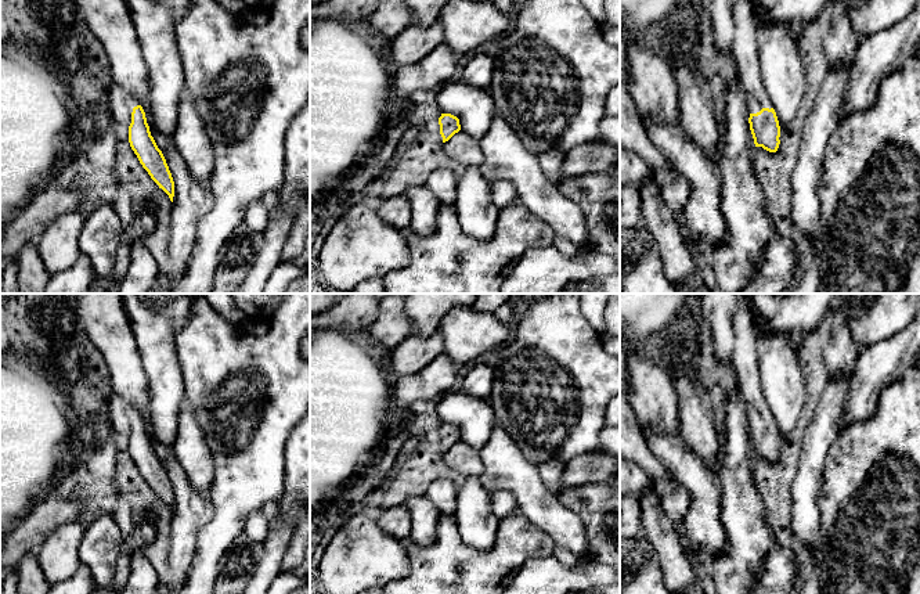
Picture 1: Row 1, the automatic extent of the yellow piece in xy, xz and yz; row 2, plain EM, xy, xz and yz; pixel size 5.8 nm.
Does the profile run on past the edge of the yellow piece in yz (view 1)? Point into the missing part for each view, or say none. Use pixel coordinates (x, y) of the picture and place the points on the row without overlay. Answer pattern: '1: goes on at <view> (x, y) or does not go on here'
1: goes on at yz (744, 360)

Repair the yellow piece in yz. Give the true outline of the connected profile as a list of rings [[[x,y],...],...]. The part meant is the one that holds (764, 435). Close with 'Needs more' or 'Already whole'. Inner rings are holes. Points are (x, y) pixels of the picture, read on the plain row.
[[[737,294],[733,321],[733,352],[730,368],[737,381],[750,421],[750,440],[755,457],[776,462],[780,454],[780,436],[772,413],[764,399],[757,354],[757,331],[744,294]]]. Needs more

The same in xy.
[[[120,403],[129,418],[131,433],[129,436],[129,453],[142,478],[151,489],[162,498],[173,512],[174,492],[162,461],[151,446],[145,422],[140,413],[125,403]]]. Needs more

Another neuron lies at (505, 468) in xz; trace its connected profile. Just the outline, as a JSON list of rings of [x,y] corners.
[[[495,425],[480,449],[480,457],[484,469],[479,480],[488,492],[513,493],[523,515],[548,534],[555,546],[571,551],[584,565],[594,564],[581,518],[545,487],[538,465],[523,456],[504,428]]]

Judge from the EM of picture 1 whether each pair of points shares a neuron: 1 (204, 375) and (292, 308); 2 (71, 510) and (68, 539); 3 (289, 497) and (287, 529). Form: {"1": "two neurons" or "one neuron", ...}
{"1": "one neuron", "2": "two neurons", "3": "two neurons"}

